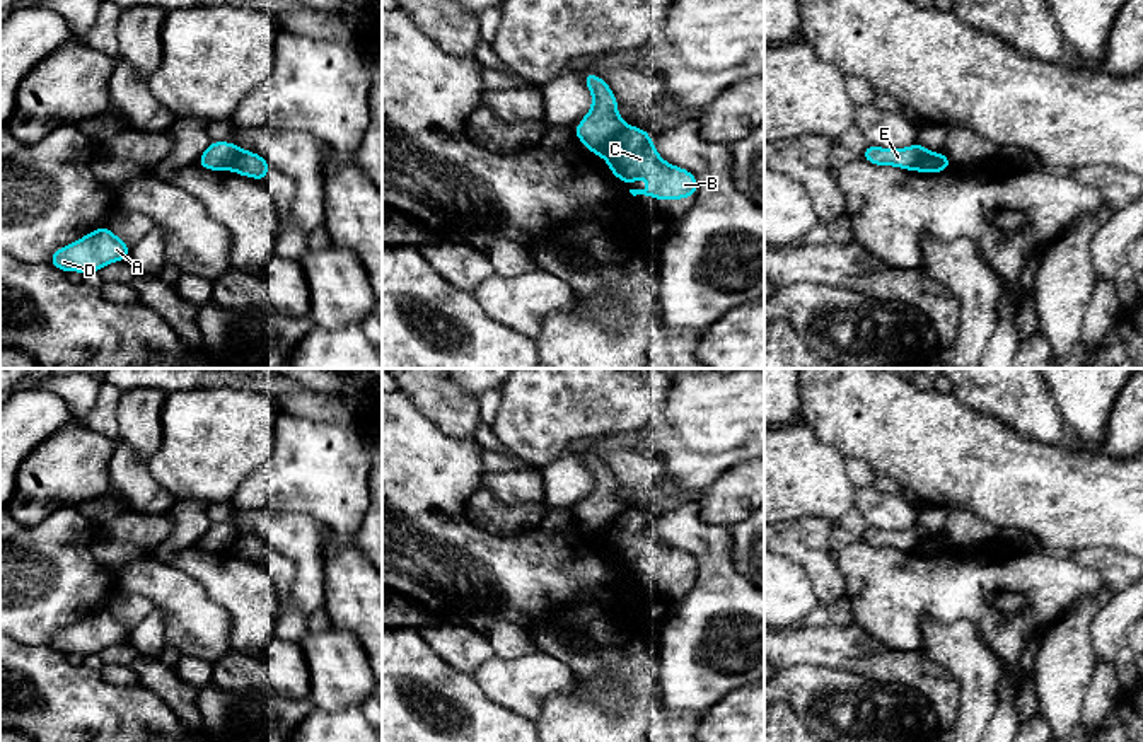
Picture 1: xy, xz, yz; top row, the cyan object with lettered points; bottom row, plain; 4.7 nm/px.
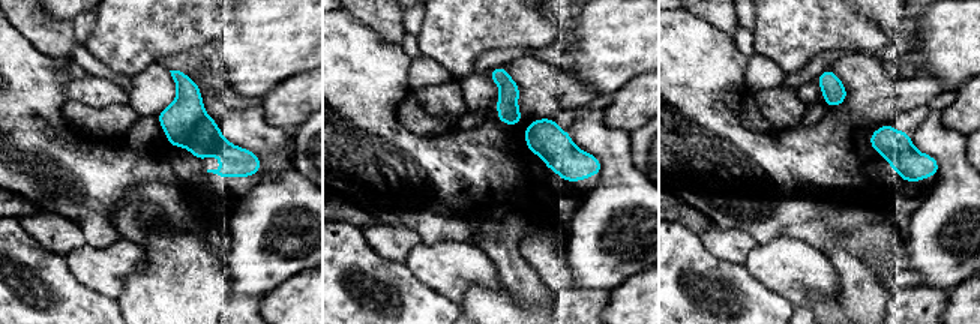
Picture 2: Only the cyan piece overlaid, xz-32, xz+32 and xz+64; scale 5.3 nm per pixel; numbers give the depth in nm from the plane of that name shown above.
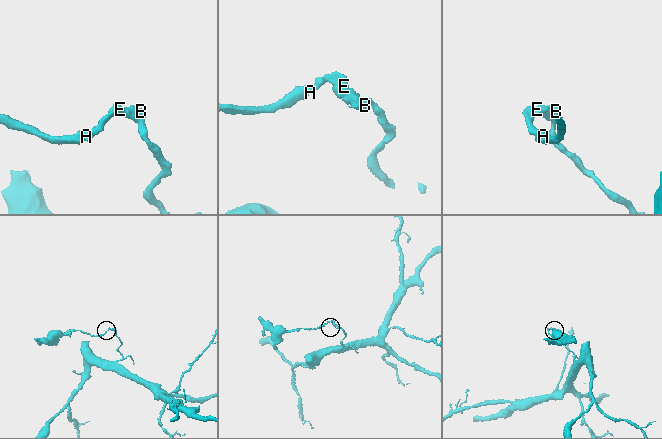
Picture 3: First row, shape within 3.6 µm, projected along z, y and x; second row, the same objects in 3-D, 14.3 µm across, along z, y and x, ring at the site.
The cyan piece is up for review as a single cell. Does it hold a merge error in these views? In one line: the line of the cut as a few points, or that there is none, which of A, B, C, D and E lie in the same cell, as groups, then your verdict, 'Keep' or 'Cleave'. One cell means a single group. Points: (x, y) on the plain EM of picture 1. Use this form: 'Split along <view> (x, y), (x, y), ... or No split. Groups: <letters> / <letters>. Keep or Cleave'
Split along xz (628, 509), (608, 529), (604, 539). Groups: A D E / B C. Cleave

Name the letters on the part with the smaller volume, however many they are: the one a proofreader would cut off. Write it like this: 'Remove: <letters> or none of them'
Remove: A, D, E

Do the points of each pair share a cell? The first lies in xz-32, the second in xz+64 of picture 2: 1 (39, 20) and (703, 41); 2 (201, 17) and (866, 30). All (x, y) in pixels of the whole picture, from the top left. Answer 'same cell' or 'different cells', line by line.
1: different cells
2: same cell

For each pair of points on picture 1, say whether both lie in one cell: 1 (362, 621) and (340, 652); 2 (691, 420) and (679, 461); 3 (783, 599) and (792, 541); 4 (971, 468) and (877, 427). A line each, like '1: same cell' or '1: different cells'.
1: different cells
2: same cell
3: different cells
4: same cell

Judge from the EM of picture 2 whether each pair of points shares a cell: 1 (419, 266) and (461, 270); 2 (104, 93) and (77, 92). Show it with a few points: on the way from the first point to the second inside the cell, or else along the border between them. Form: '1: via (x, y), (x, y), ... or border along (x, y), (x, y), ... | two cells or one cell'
1: via (429, 266), (450, 267) | one cell
2: via (98, 92), (83, 92) | one cell

